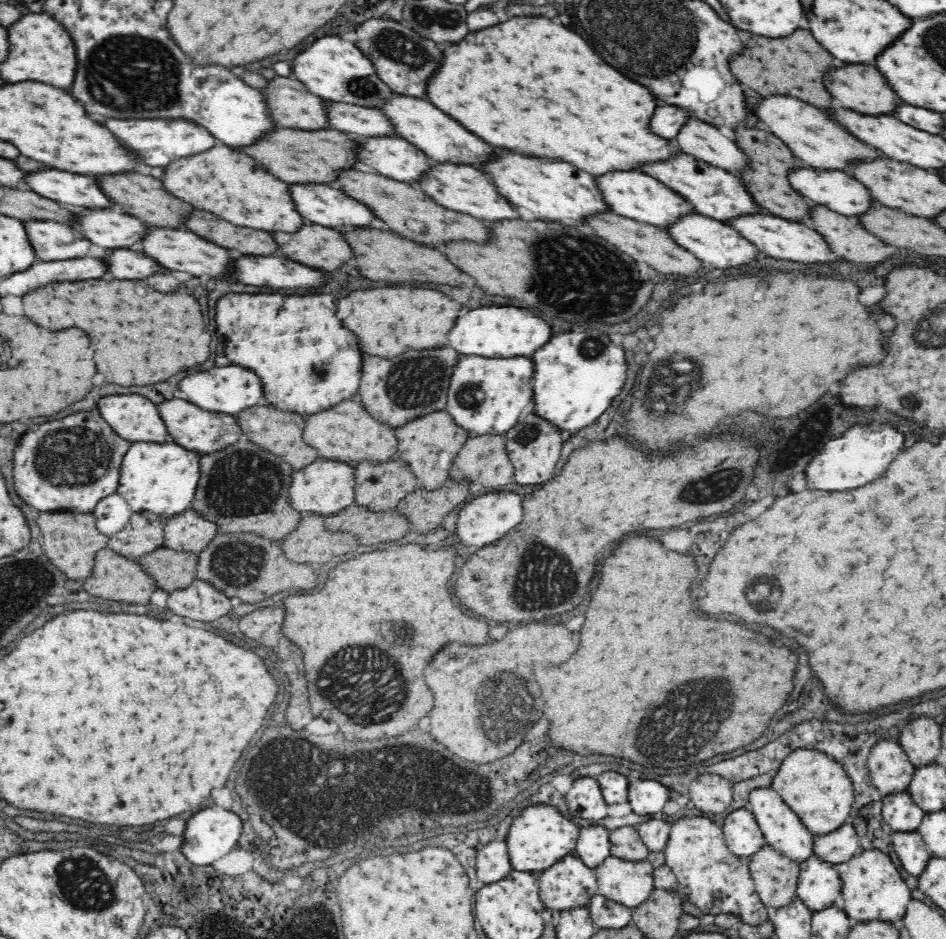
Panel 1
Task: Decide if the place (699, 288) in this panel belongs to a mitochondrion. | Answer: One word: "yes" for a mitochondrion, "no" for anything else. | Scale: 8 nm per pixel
no

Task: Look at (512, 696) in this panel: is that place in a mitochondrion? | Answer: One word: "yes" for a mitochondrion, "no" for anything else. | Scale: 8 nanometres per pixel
yes

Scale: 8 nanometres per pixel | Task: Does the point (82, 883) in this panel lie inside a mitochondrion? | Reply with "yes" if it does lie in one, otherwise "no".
yes

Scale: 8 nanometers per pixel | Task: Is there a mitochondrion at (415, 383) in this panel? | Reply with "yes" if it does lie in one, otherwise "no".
yes

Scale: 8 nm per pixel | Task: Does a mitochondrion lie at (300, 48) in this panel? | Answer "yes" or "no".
no

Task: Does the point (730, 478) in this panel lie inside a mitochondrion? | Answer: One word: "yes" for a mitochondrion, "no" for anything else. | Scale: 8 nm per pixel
yes

